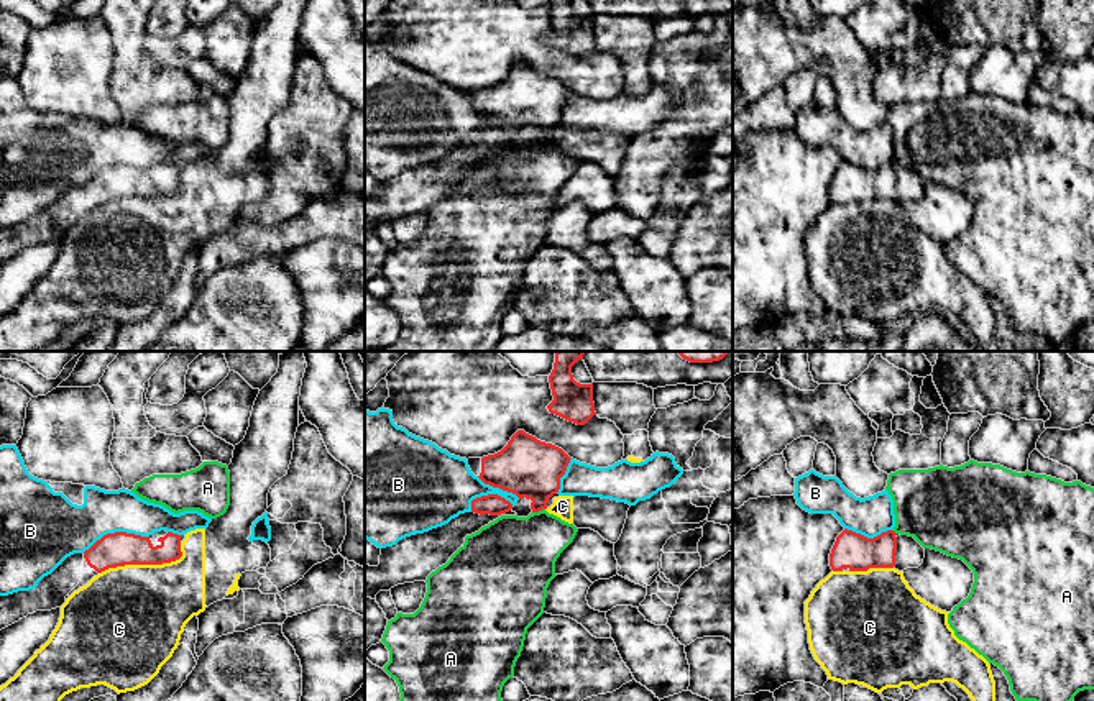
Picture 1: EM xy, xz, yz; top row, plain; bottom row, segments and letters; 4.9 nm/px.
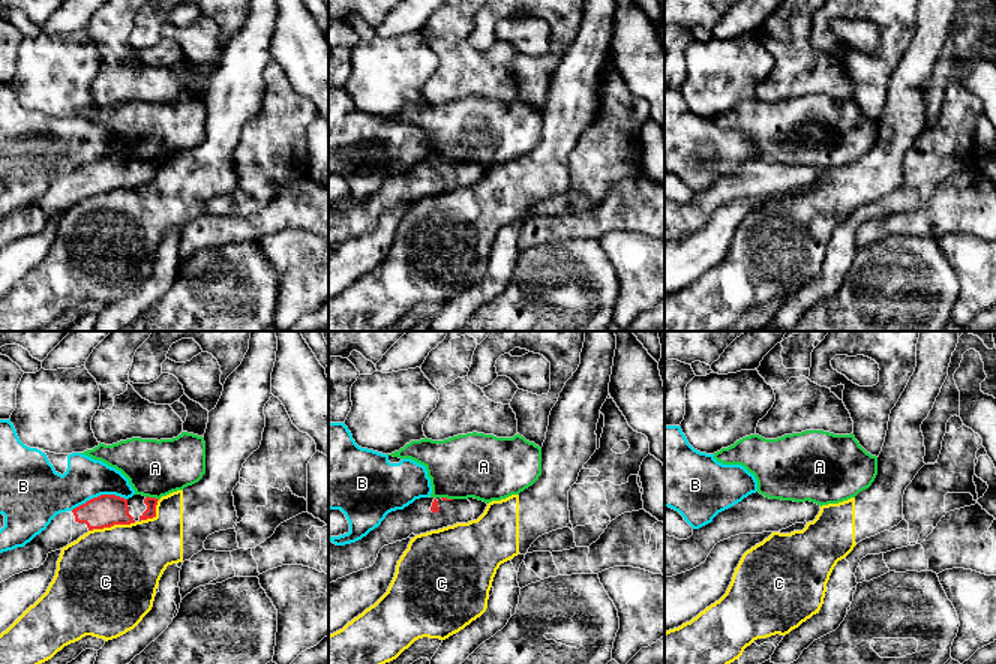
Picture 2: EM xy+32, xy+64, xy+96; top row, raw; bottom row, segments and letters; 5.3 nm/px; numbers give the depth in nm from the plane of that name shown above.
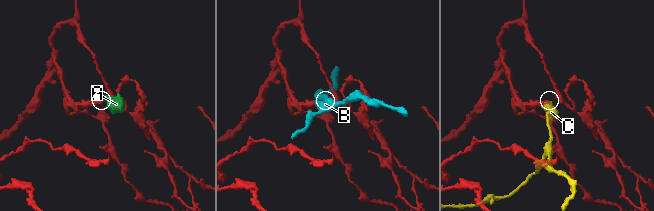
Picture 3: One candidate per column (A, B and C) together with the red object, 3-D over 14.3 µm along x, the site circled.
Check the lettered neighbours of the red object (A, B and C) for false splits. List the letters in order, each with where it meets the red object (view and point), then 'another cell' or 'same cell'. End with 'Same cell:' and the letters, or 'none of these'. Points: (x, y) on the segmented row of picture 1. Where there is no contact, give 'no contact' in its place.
A: meets red in xz at (537, 511); another cell
B: meets red in xy at (115, 532); another cell
C: meets red in xy at (147, 563); another cell
Same cell: none of these

